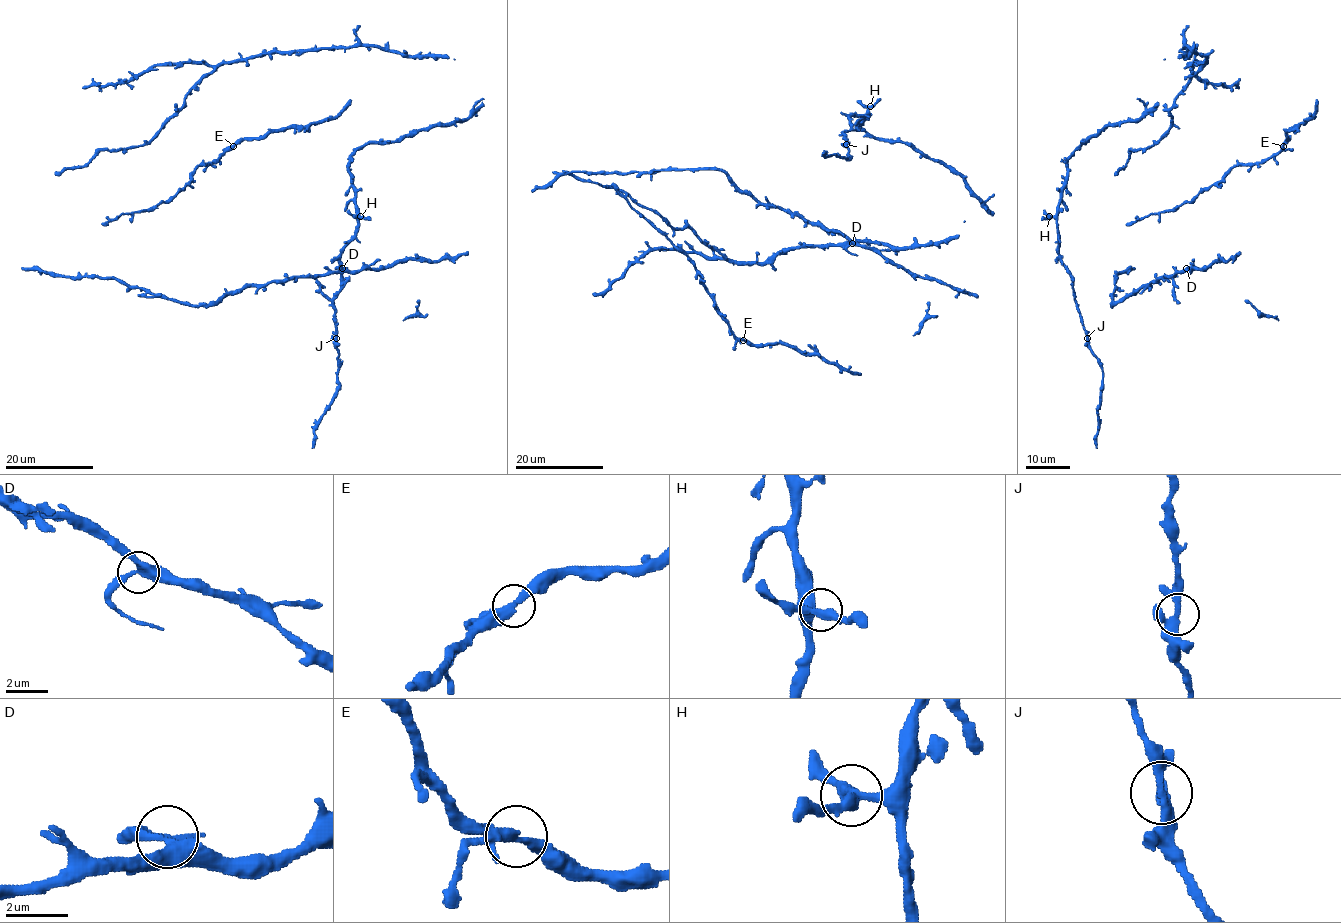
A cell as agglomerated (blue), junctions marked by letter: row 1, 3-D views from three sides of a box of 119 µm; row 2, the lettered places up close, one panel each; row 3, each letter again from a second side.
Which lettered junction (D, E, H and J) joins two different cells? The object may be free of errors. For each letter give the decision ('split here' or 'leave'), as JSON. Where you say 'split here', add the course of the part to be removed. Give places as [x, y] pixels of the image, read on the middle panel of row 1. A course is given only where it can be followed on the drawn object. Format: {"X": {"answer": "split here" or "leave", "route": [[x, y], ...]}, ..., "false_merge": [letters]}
{"D": {"answer": "leave"}, "E": {"answer": "leave"}, "H": {"answer": "leave"}, "J": {"answer": "leave"}, "false_merge": []}

